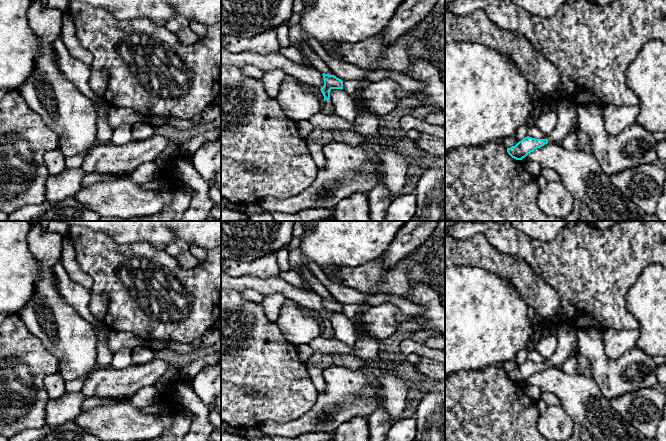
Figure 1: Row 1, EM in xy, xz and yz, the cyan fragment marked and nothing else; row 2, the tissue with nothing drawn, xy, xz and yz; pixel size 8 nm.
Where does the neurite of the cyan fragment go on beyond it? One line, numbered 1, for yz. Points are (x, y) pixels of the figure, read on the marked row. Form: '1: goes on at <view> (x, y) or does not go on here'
1: goes on at yz (566, 111)

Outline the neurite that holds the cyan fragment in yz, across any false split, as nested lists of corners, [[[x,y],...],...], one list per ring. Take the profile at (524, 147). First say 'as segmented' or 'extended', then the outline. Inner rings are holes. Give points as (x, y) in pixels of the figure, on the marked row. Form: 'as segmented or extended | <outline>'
extended | [[[562,99],[557,103],[556,110],[558,116],[557,125],[548,135],[547,139],[535,139],[527,136],[515,146],[507,148],[508,154],[516,160],[522,160],[535,149],[544,146],[548,142],[561,144],[569,133],[579,130],[577,124],[577,105],[575,103]]]

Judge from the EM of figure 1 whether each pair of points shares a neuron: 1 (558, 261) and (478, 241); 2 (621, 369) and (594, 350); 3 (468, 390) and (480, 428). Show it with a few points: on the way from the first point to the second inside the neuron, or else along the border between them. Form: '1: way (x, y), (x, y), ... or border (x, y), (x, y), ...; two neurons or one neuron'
1: border (481, 231), (493, 246), (511, 256); two neurons
2: way (614, 369), (600, 357); one neuron
3: way (468, 399), (468, 403), (480, 415), (480, 419); one neuron

